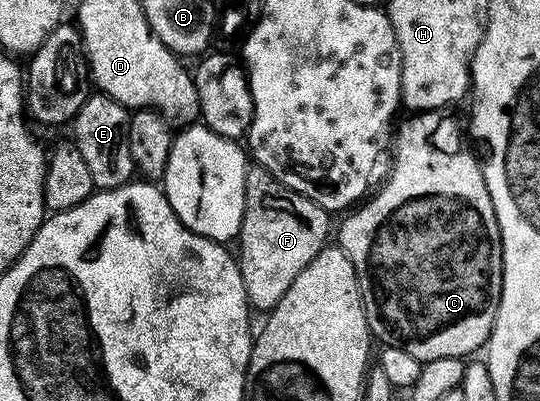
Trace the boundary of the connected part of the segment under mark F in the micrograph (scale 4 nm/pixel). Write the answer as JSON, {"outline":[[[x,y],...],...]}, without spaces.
{"outline":[[[254,164],[247,169],[246,183],[244,184],[244,216],[242,217],[242,227],[238,233],[236,245],[242,251],[236,254],[236,265],[240,268],[240,276],[244,280],[244,292],[246,293],[247,300],[250,301],[251,307],[255,311],[262,310],[261,312],[269,312],[274,309],[274,306],[280,300],[280,296],[284,296],[284,292],[288,292],[288,288],[292,288],[292,280],[296,280],[296,276],[300,276],[300,272],[304,272],[304,268],[308,268],[308,264],[313,258],[328,245],[329,236],[332,234],[332,226],[330,230],[331,215],[322,206],[317,206],[312,200],[308,200],[303,194],[298,194],[292,188],[288,188],[284,184],[280,184],[280,180],[276,180],[269,174],[262,166]]]}

